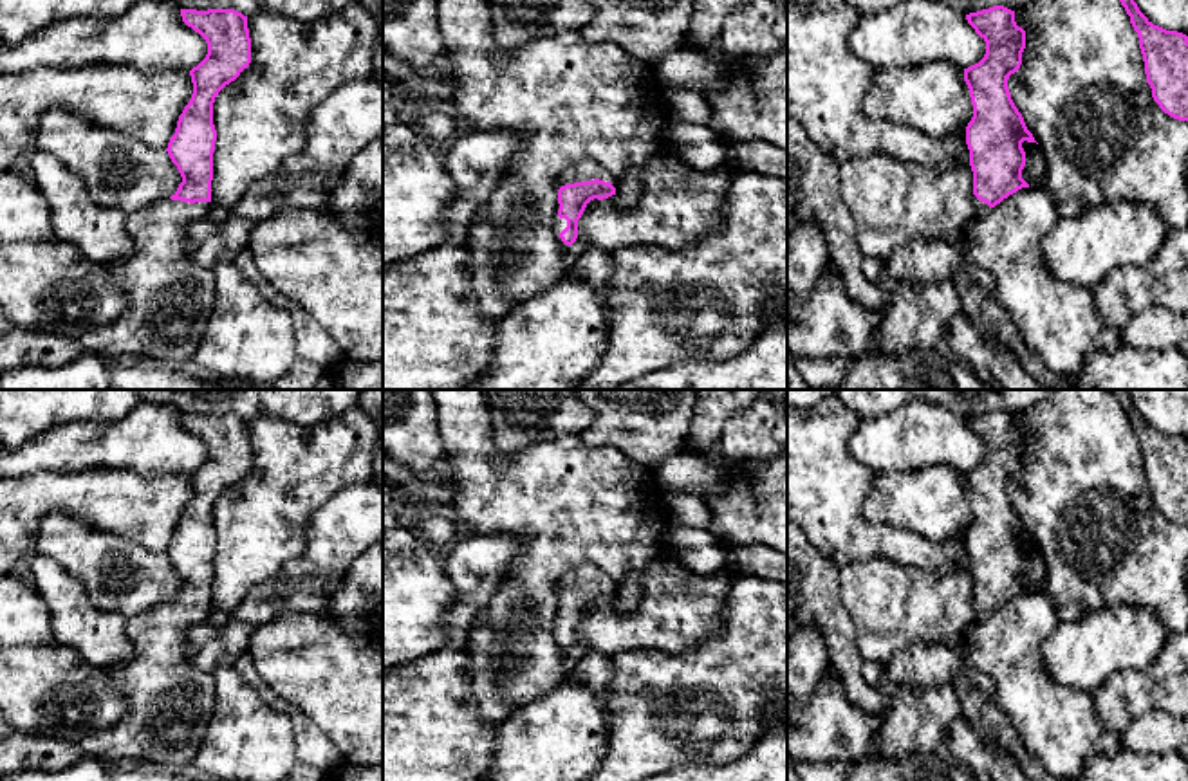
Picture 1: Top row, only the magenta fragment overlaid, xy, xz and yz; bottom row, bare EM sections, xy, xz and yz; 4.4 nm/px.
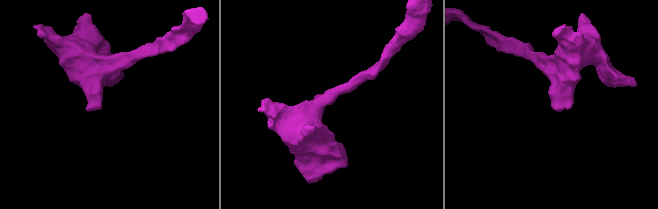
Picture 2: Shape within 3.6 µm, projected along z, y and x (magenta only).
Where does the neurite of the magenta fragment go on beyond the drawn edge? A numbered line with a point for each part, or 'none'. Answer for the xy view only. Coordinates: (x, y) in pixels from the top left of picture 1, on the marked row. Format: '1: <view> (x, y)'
1: xy (170, 296)

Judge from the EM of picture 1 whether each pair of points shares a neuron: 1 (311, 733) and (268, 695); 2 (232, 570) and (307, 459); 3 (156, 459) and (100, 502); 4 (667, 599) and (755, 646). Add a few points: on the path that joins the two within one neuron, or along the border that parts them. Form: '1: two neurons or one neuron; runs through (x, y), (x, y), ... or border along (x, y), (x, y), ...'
1: one neuron; runs through (300, 722), (278, 704)
2: one neuron; runs through (253, 543), (282, 486)
3: two neurons; border along (96, 468), (127, 468), (143, 475), (181, 473)
4: two neurons; border along (732, 587), (723, 612), (723, 628), (685, 650)

